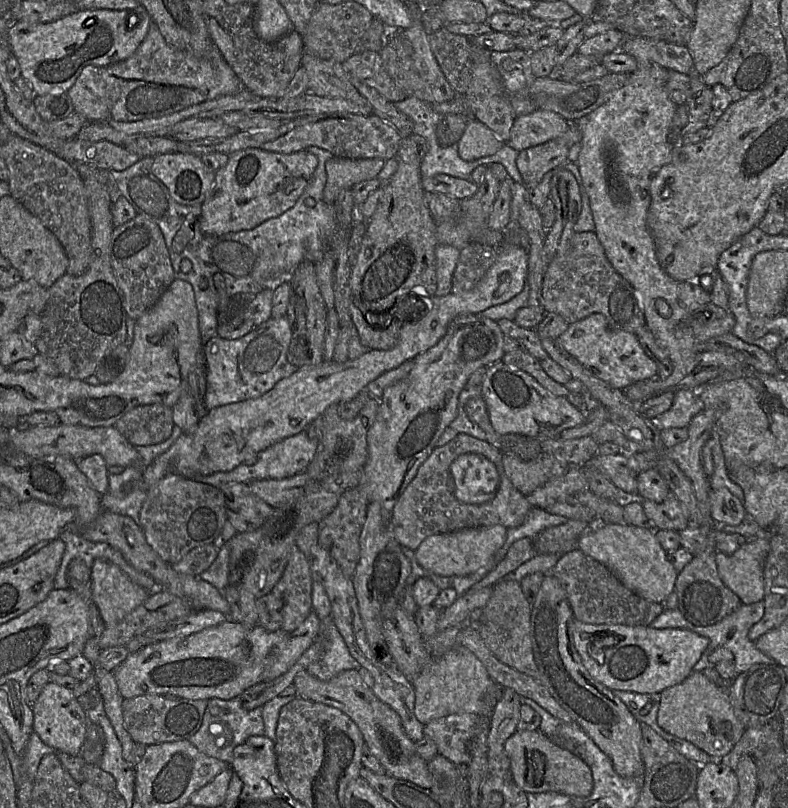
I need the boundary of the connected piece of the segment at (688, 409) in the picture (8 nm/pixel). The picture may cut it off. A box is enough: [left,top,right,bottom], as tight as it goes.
[651,389,705,430]

